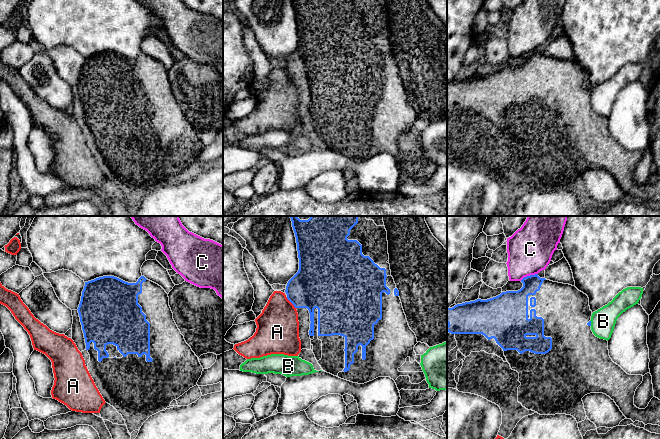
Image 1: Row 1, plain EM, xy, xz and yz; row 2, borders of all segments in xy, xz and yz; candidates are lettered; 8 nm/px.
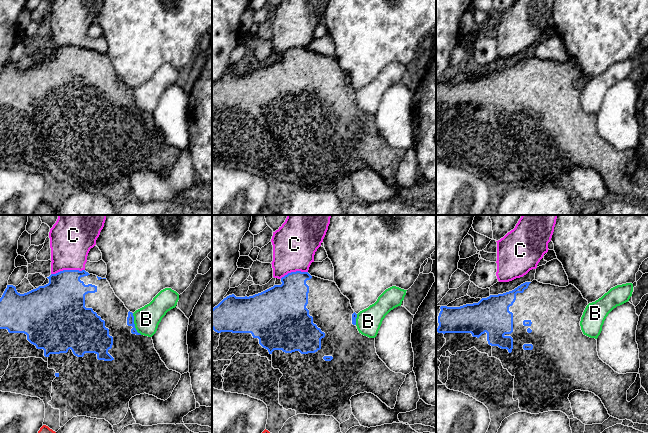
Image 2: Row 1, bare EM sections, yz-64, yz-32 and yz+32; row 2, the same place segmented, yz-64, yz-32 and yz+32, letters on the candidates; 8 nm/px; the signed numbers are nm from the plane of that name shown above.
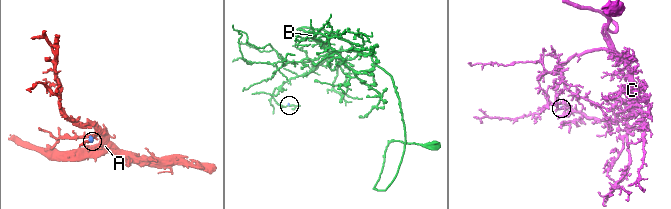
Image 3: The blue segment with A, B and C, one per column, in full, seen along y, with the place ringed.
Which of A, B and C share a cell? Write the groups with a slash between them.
A / B / C

